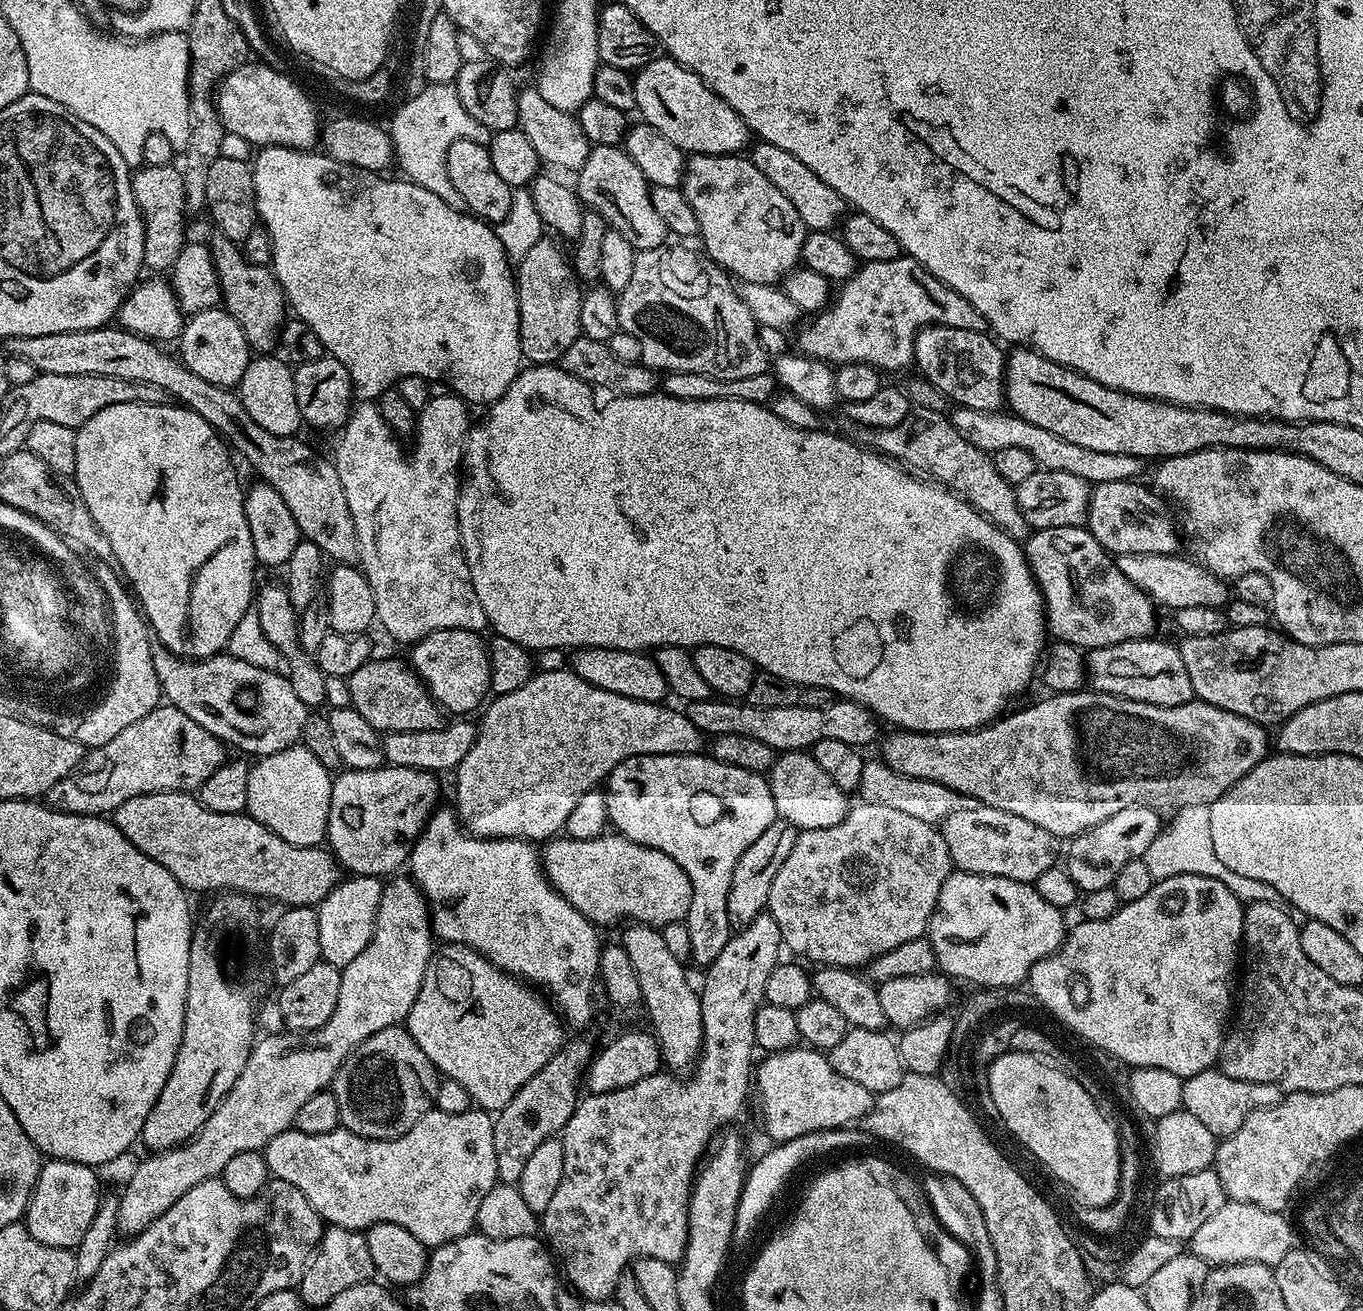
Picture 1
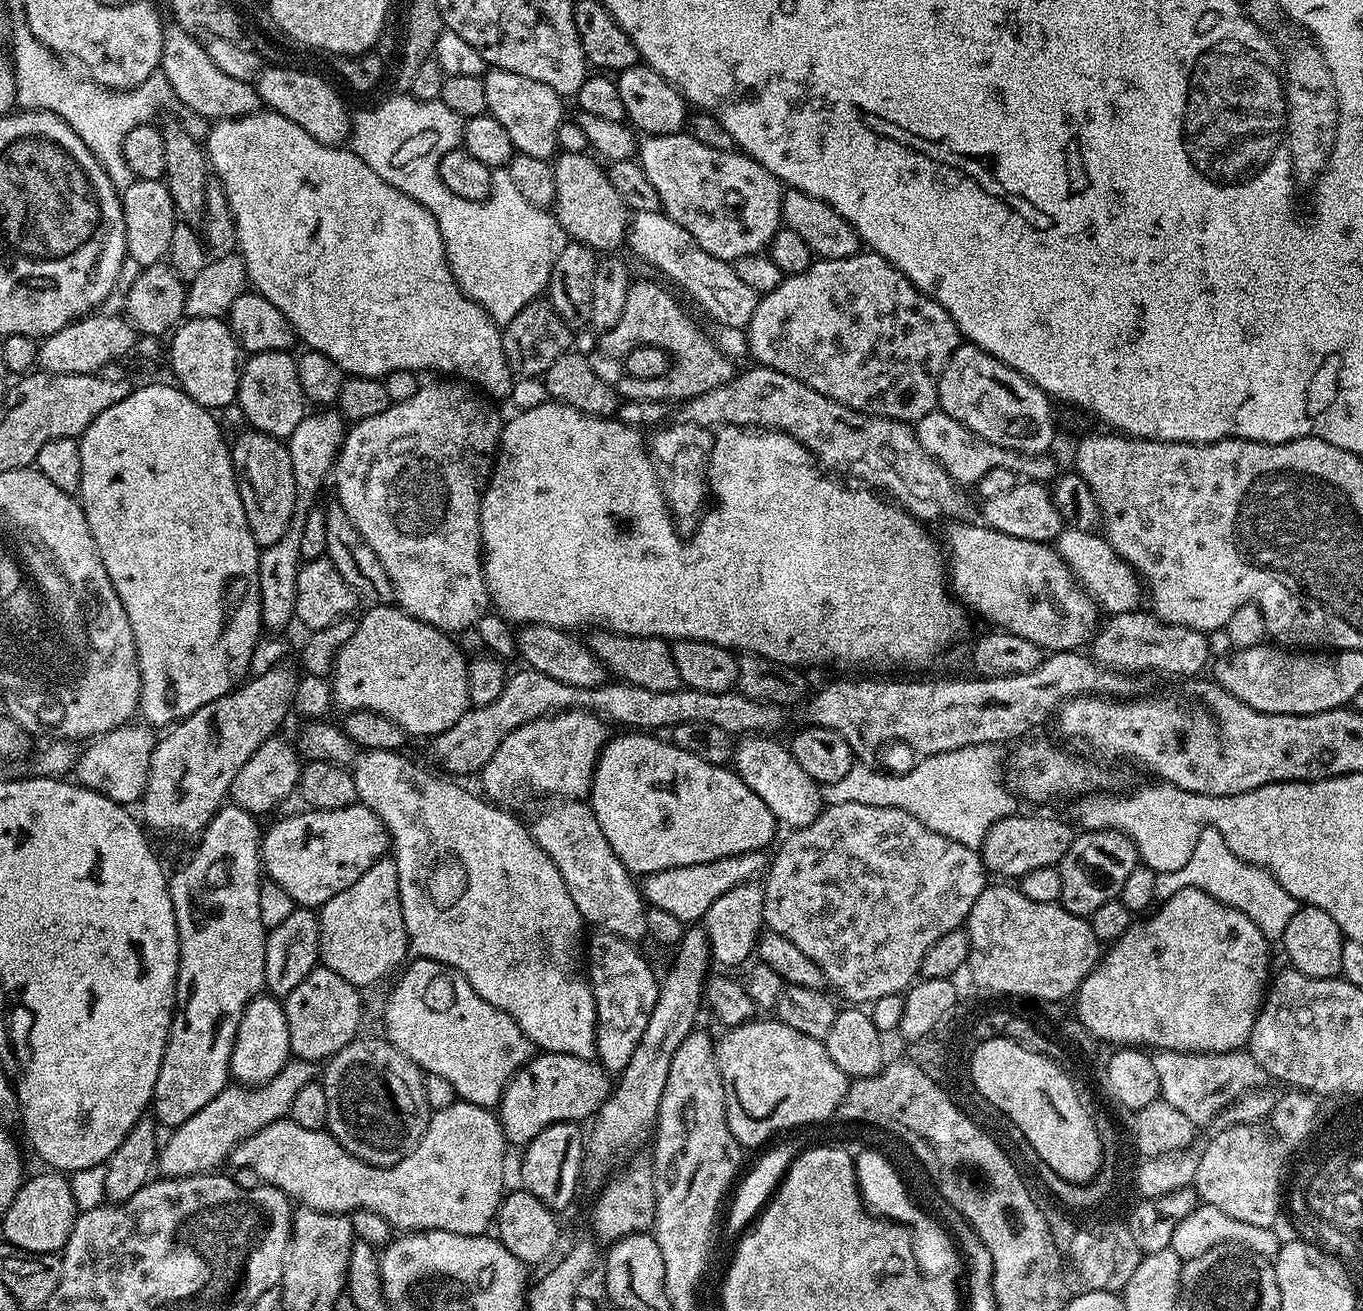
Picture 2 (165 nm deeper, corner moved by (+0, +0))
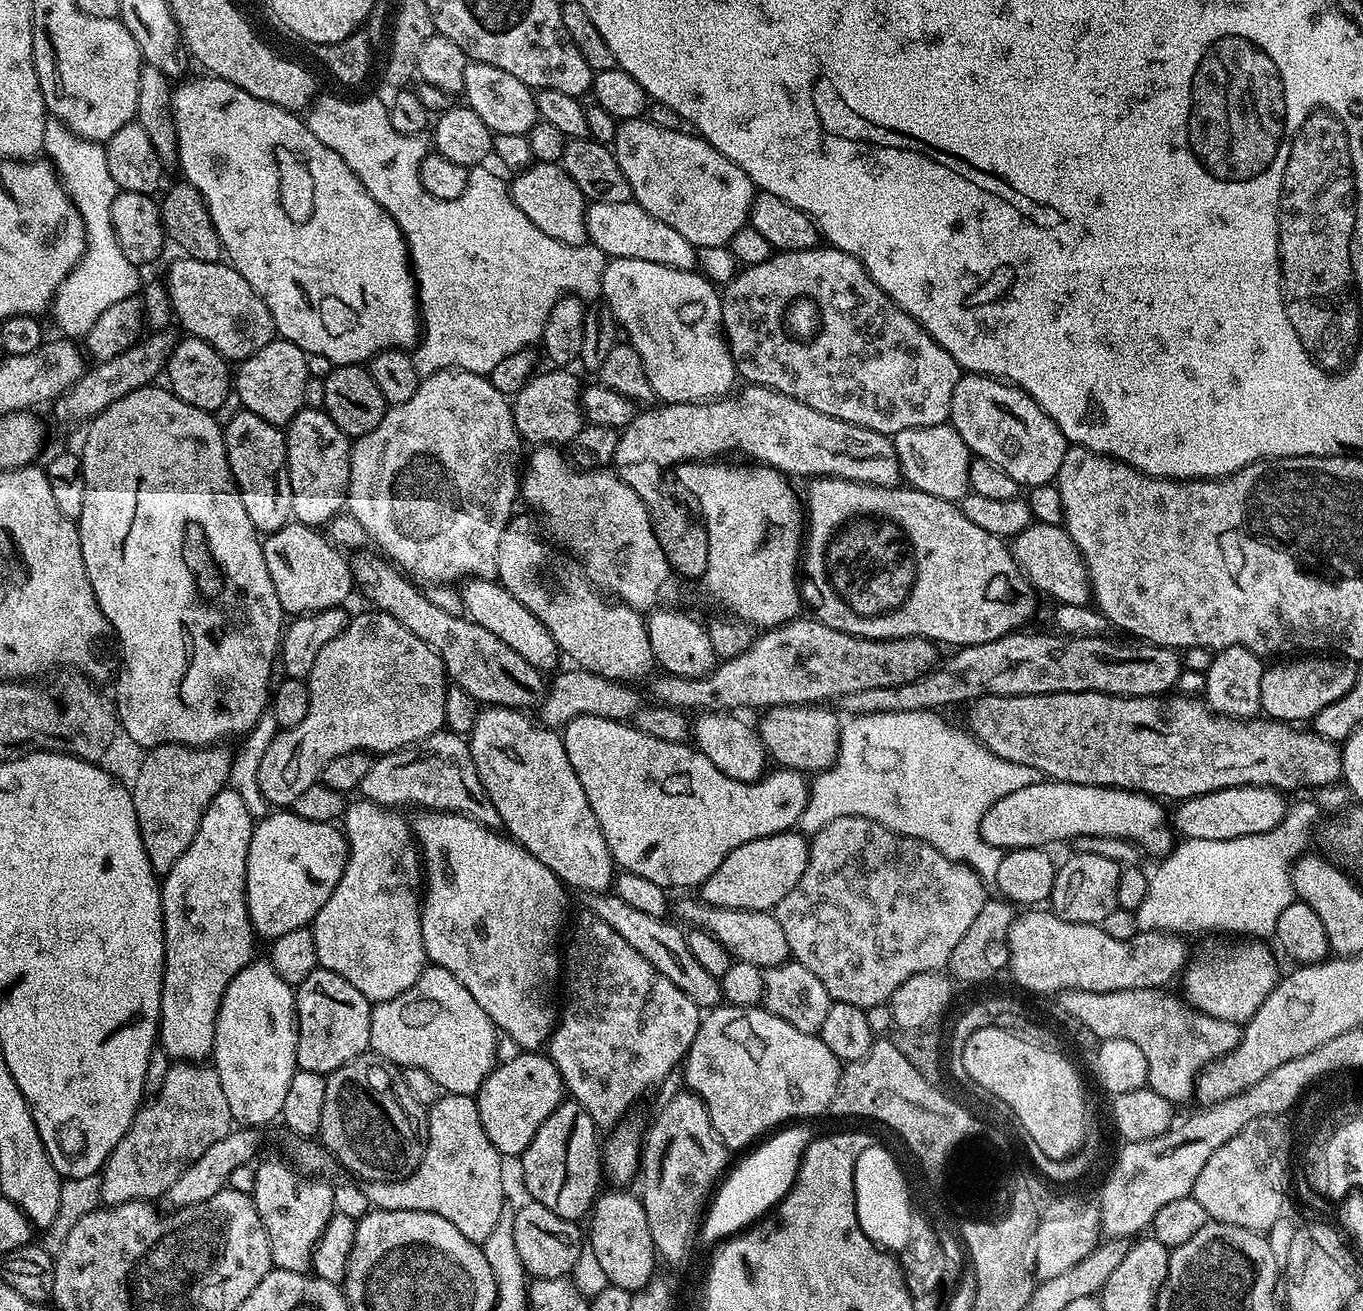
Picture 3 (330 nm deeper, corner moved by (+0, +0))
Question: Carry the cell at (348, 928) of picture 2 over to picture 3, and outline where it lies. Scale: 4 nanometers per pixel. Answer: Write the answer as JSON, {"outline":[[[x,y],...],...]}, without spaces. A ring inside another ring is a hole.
{"outline":[[[356,798],[345,807],[342,831],[348,840],[346,870],[338,886],[334,886],[334,894],[330,894],[326,906],[318,910],[310,925],[318,950],[317,965],[338,974],[338,978],[346,978],[370,1002],[398,998],[398,994],[414,986],[426,967],[420,921],[422,857],[411,823],[396,812],[399,811],[363,798]]]}

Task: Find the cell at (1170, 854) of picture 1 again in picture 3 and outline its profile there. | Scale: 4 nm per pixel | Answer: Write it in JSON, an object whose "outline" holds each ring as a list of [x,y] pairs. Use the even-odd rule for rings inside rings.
{"outline":[[[1315,799],[1300,800],[1295,805],[1289,807],[1288,813],[1284,816],[1283,822],[1274,830],[1266,830],[1262,834],[1250,834],[1242,838],[1226,838],[1225,840],[1215,840],[1214,838],[1194,838],[1193,840],[1181,839],[1179,843],[1173,847],[1167,856],[1159,861],[1160,864],[1156,869],[1151,869],[1148,877],[1148,889],[1146,890],[1146,898],[1142,902],[1142,906],[1138,906],[1135,910],[1136,921],[1141,932],[1166,932],[1169,934],[1189,934],[1188,932],[1241,932],[1244,938],[1268,938],[1273,935],[1278,926],[1278,917],[1281,916],[1282,910],[1286,910],[1286,906],[1292,903],[1294,893],[1291,882],[1291,872],[1293,861],[1307,849],[1307,844],[1312,840],[1312,831],[1316,828],[1316,823],[1322,817],[1322,809],[1316,803]]]}

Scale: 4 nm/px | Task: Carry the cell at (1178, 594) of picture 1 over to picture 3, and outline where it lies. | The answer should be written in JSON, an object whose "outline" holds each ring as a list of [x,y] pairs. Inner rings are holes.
{"outline":[[[1033,522],[1022,534],[1014,537],[1010,544],[1012,557],[1024,572],[1024,577],[1039,593],[1053,596],[1056,604],[1082,606],[1092,600],[1092,581],[1088,579],[1088,568],[1084,564],[1078,546],[1064,527],[1058,524]]]}

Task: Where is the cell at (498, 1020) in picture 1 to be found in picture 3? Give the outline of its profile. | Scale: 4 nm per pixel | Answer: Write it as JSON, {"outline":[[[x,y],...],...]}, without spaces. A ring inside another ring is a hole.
{"outline":[[[435,966],[425,967],[414,986],[398,994],[398,998],[379,1001],[373,1007],[370,1018],[370,1048],[379,1059],[389,1065],[400,1064],[401,1069],[426,1070],[426,1074],[430,1074],[430,1078],[438,1082],[441,1090],[453,1096],[475,1097],[480,1091],[482,1082],[492,1073],[498,1060],[496,1036],[498,1037],[496,1025],[488,1017],[486,1010],[482,1010],[482,1006],[474,1002],[470,990],[466,990],[466,986],[462,986],[462,982],[458,982],[454,974],[450,974],[450,970]]]}

